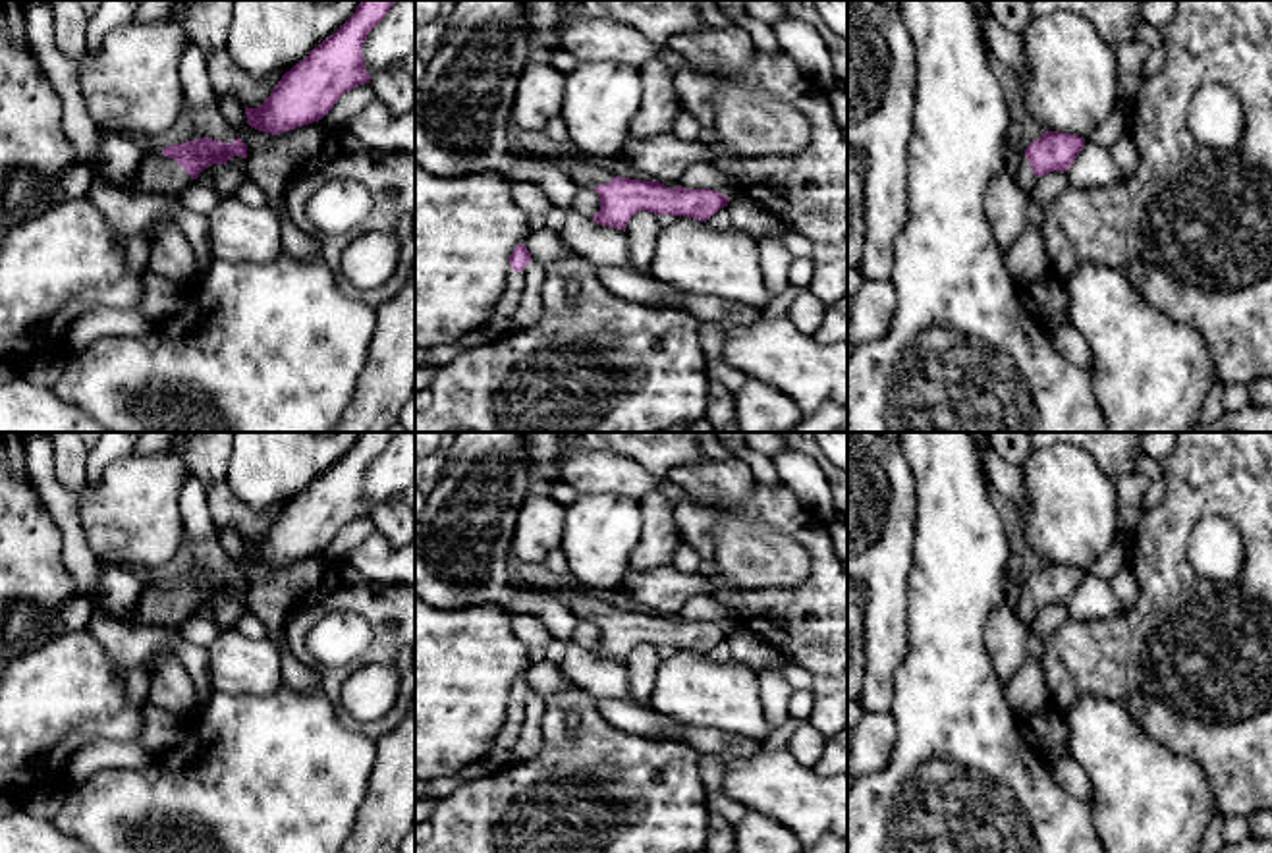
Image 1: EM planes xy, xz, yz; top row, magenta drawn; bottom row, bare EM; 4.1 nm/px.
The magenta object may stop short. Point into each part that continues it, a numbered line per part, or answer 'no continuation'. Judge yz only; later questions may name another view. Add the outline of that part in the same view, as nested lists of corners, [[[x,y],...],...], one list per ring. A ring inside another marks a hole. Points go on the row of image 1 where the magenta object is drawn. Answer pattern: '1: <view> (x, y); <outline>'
1: yz (1025, 178); [[[1021,154],[1021,162],[1017,172],[1013,174],[1017,179],[1019,189],[1029,195],[1033,187],[1037,185],[1038,178],[1033,172],[1033,166],[1029,164],[1027,156]]]

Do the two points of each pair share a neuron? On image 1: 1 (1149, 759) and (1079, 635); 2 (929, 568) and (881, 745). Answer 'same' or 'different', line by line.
1: different
2: different

